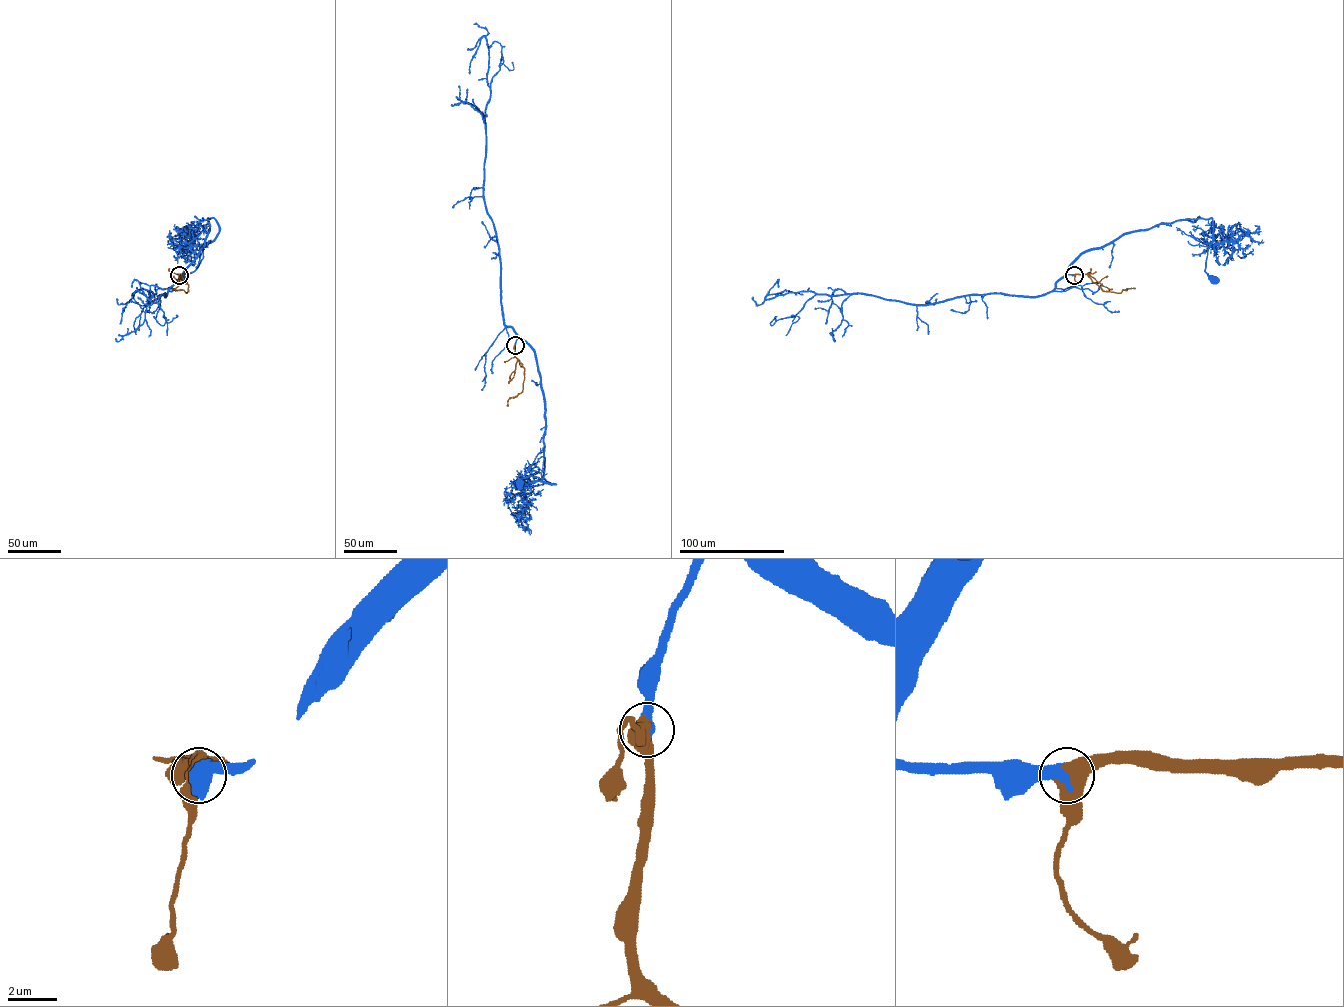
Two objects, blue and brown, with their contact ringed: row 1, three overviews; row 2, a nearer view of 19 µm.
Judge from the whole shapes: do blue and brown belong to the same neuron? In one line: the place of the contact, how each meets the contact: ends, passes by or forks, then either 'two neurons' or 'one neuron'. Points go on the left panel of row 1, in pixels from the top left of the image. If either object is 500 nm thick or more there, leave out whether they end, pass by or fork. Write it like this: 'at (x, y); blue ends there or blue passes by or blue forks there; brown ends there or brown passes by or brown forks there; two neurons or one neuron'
at (179, 275); one neuron

